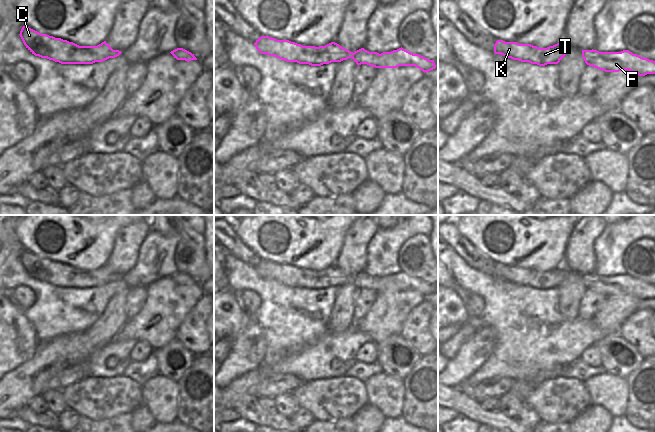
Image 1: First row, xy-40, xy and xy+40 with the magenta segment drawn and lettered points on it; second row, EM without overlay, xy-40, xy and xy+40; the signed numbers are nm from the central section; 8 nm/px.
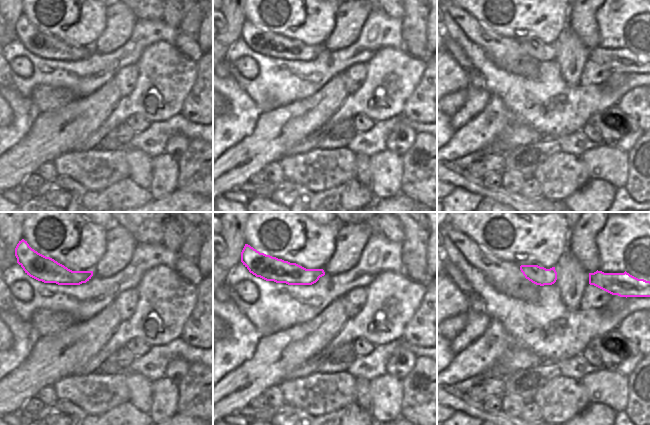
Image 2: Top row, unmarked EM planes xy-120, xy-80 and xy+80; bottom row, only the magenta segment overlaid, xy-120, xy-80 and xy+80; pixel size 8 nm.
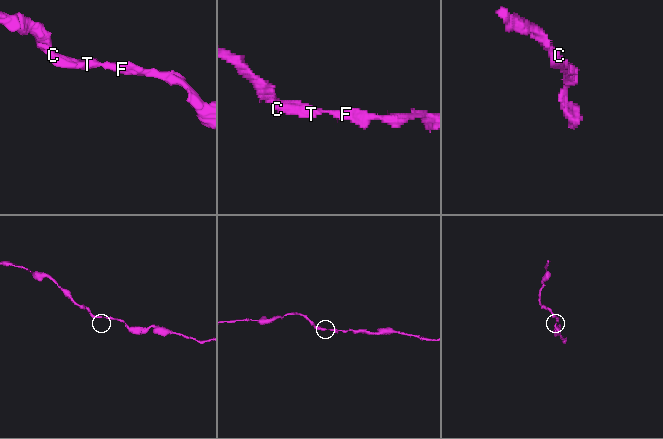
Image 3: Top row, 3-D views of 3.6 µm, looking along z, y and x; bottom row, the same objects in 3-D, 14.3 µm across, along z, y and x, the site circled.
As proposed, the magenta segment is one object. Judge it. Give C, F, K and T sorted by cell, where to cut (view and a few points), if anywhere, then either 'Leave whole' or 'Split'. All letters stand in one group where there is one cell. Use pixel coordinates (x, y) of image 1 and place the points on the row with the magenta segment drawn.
Groups: C F K T. No split. Leave whole.

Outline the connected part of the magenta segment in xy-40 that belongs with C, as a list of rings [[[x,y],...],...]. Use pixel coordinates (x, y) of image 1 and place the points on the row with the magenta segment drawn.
[[[27,26],[22,27],[19,35],[32,54],[61,64],[93,64],[122,53],[113,50],[106,41],[97,46],[79,46],[61,38],[41,34]]]

